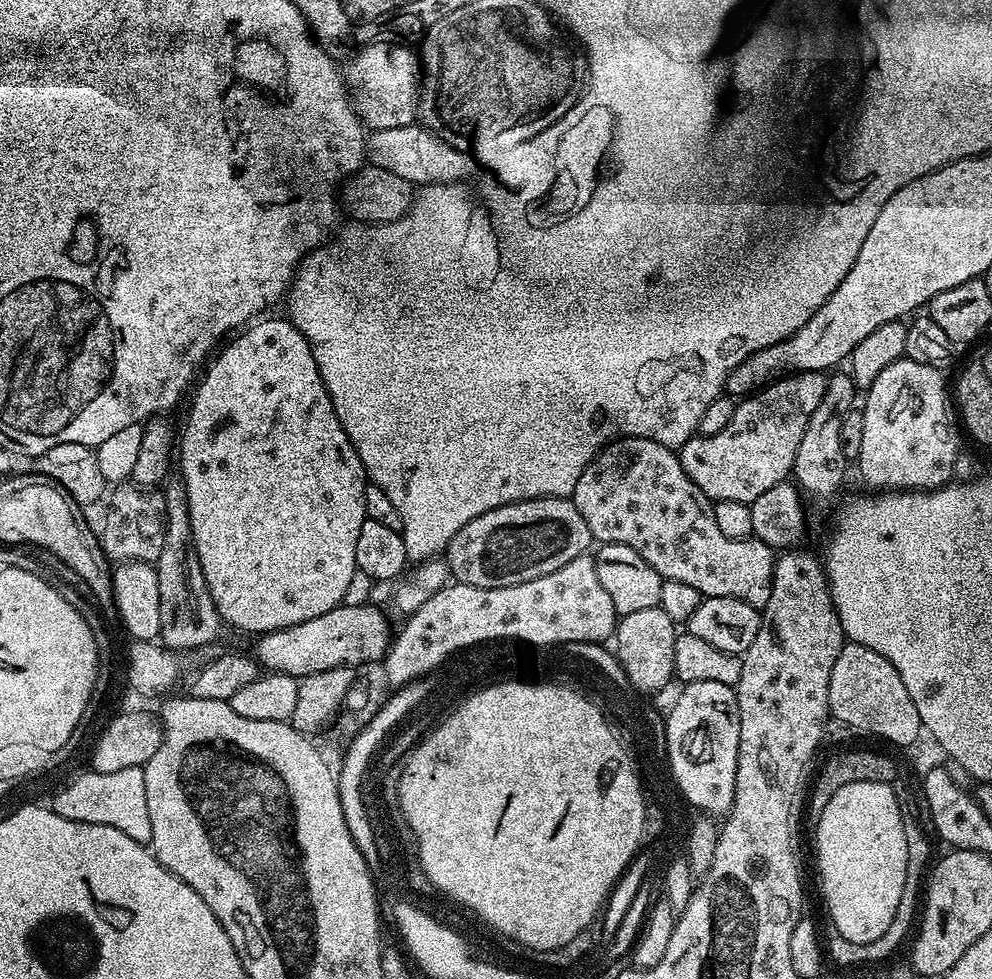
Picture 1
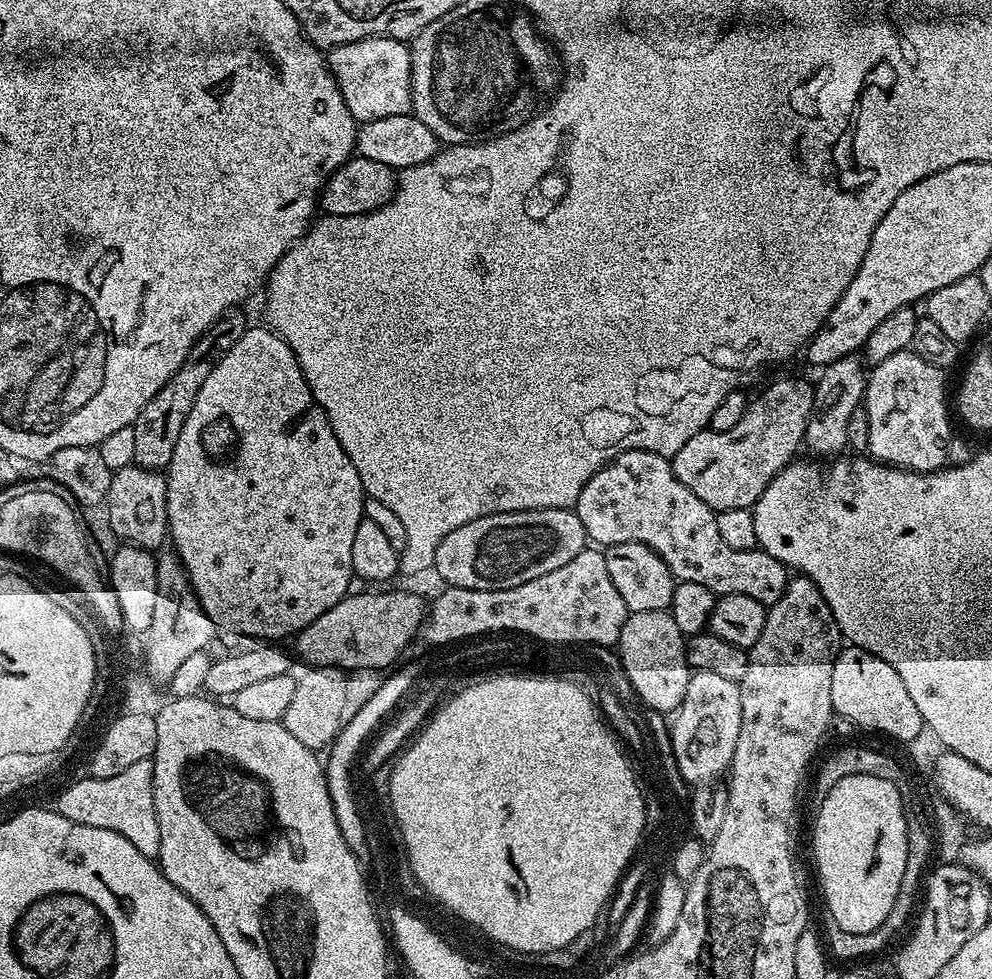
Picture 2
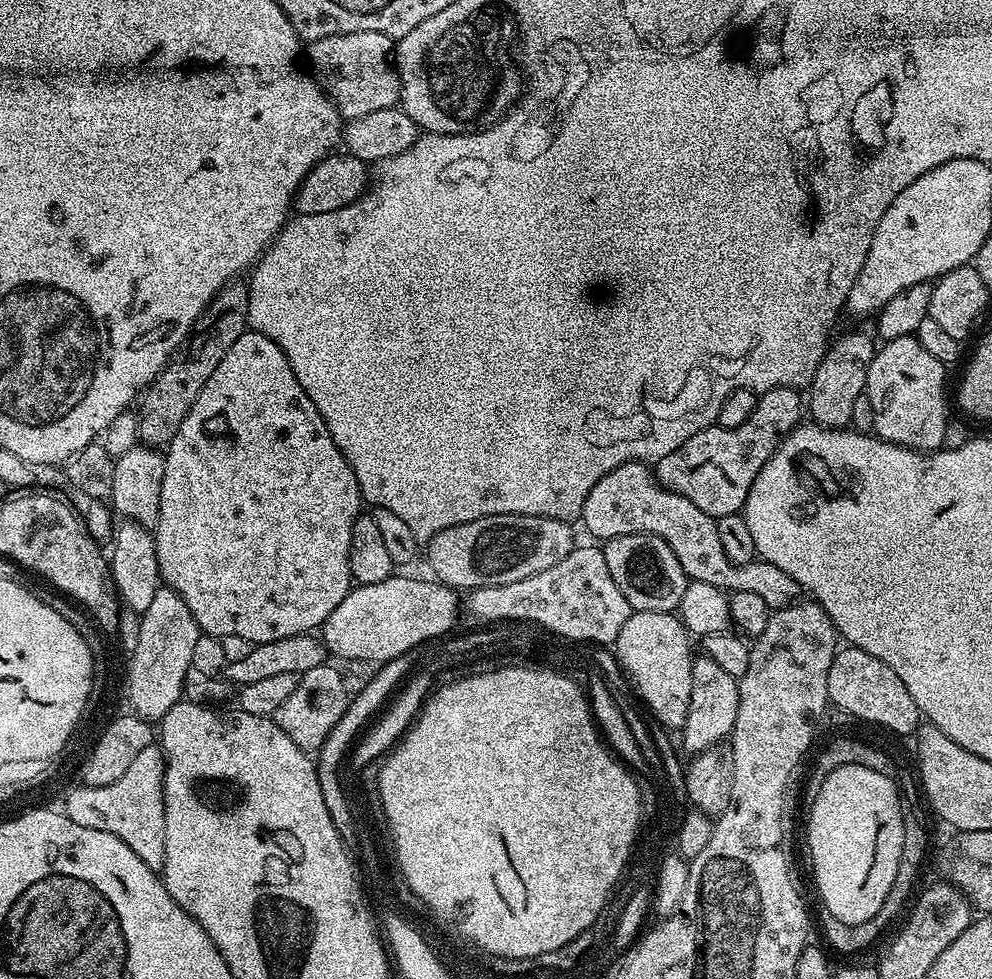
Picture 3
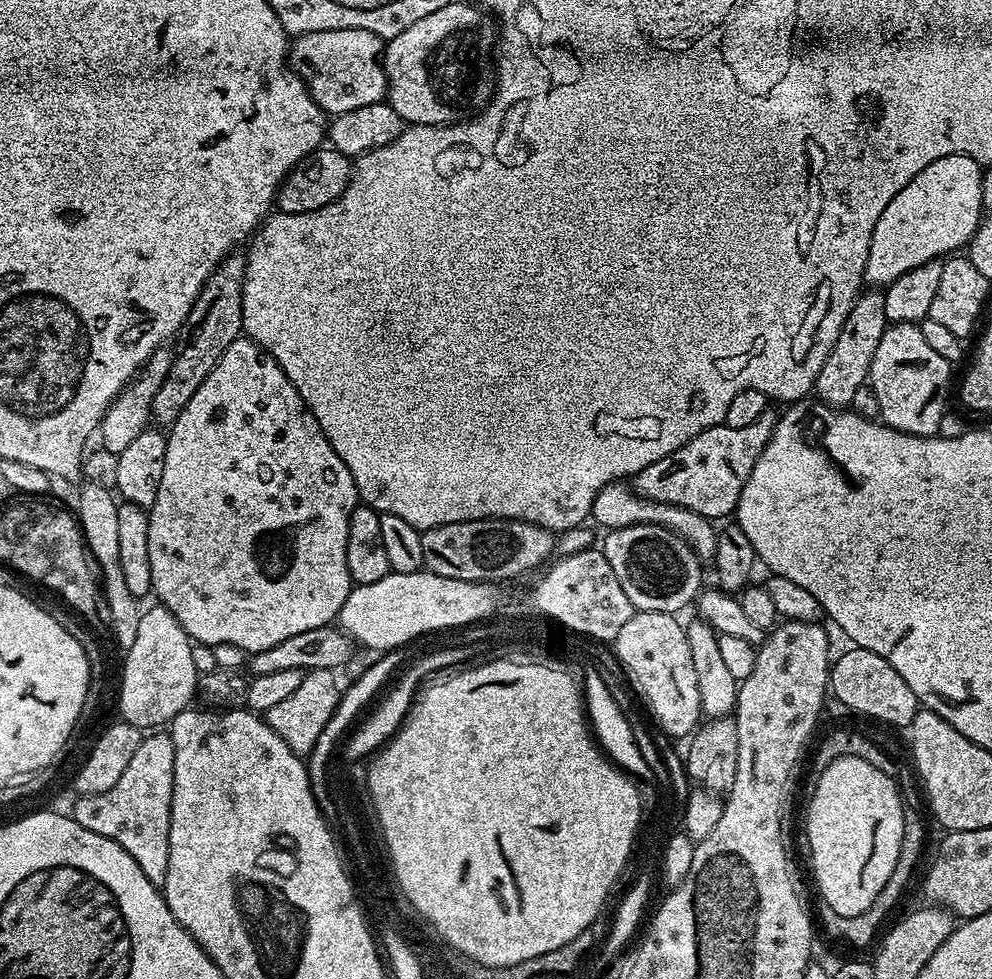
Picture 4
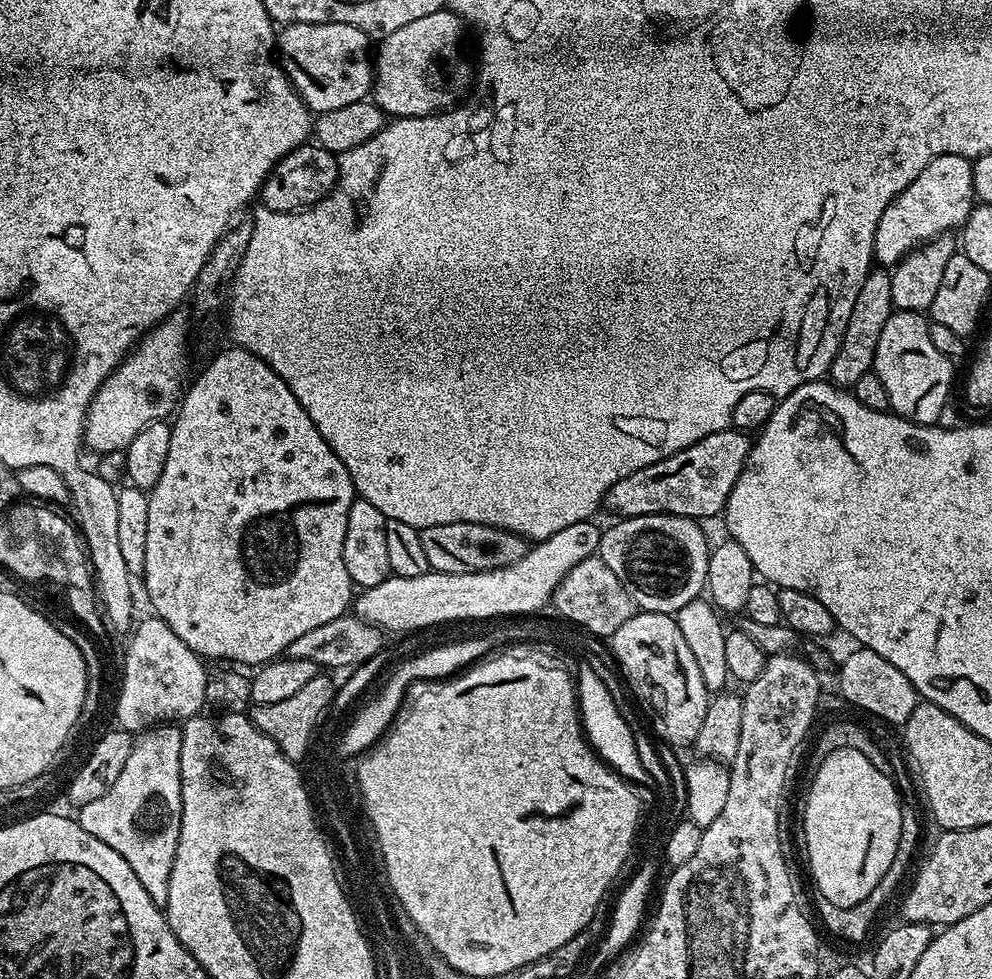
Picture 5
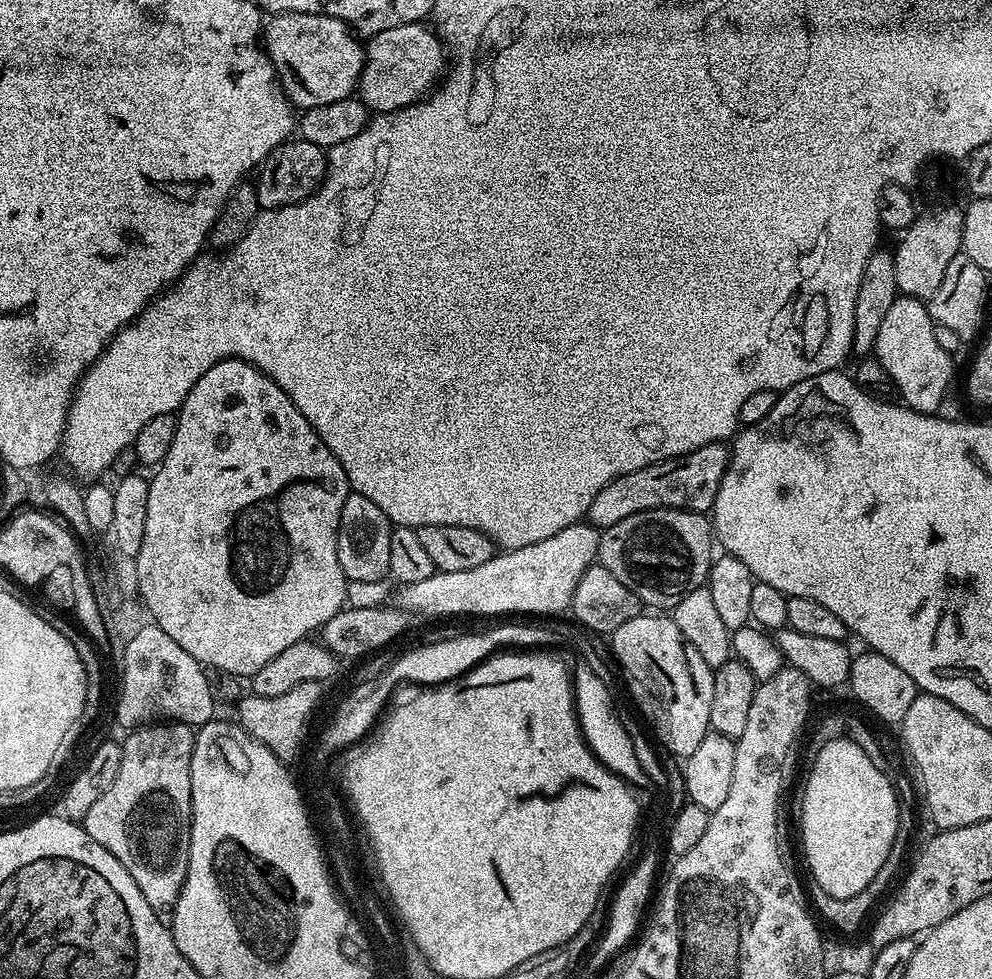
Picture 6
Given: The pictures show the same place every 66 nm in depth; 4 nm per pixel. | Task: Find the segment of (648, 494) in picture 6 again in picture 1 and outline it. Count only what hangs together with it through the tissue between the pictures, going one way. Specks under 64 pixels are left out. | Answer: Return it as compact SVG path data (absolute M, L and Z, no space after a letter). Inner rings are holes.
M797 372L789 374L765 387L763 390L741 399L735 405L733 417L729 425L721 433L713 436L697 434L687 440L678 449L682 462L682 470L706 494L709 500L715 502L742 502L751 506L766 490L785 483L792 476L794 458L798 454L798 446L802 446L802 438L810 426L810 418L822 402L826 394L829 377L822 372Z

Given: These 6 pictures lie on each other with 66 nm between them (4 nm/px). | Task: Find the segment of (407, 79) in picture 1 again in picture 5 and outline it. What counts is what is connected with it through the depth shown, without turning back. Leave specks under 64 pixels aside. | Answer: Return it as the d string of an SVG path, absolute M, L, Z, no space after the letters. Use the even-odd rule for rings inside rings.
M294 22L279 29L278 63L309 112L319 114L339 110L341 106L350 106L350 102L369 99L374 75L374 52L371 47L368 49L368 43L370 37L367 32L358 30L358 26L346 26L346 22Z

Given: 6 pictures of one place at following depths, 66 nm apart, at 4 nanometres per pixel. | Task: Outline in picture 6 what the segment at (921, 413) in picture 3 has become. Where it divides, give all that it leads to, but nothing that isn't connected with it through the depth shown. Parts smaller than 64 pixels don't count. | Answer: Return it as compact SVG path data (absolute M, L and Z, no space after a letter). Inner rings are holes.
M897 295L894 306L886 314L874 349L874 358L890 374L899 399L904 407L916 412L936 414L941 411L940 403L952 384L953 353L942 350L934 338L936 324L928 313L925 301L915 300L913 296Z

